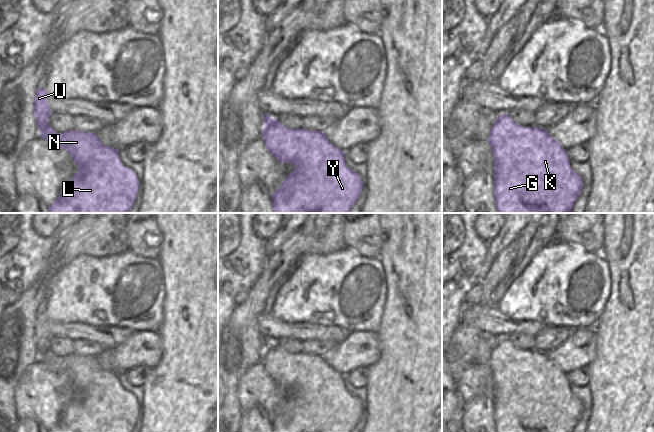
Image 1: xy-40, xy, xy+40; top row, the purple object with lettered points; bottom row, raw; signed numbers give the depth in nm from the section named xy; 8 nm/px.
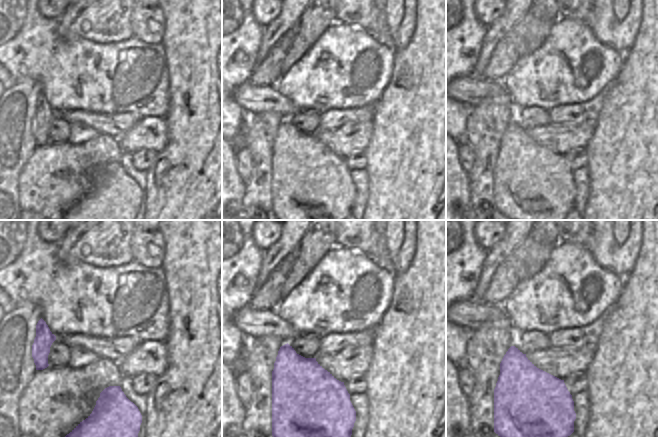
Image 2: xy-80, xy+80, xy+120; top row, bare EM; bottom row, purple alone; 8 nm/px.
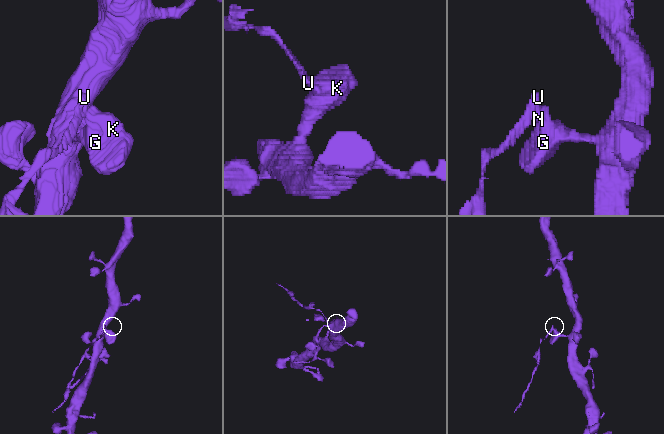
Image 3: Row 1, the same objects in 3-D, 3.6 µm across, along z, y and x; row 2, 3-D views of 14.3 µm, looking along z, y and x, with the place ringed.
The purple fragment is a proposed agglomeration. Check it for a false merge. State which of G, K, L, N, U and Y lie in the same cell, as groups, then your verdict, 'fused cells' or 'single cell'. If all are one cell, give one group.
groups G K L N Y / U; fused cells

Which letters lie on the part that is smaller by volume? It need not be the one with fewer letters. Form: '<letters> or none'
U

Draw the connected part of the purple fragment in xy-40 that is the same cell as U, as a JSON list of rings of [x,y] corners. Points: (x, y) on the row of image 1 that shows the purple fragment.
[[[36,88],[36,96],[34,98],[34,116],[39,131],[48,125],[48,118],[52,113],[46,100],[47,96],[46,89]]]

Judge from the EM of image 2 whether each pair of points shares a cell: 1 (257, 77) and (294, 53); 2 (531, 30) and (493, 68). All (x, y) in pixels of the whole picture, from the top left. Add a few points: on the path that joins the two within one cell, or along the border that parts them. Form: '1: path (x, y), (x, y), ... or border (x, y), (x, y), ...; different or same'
1: border (287, 51), (280, 67), (281, 74); different
2: path (522, 39), (502, 59); same

